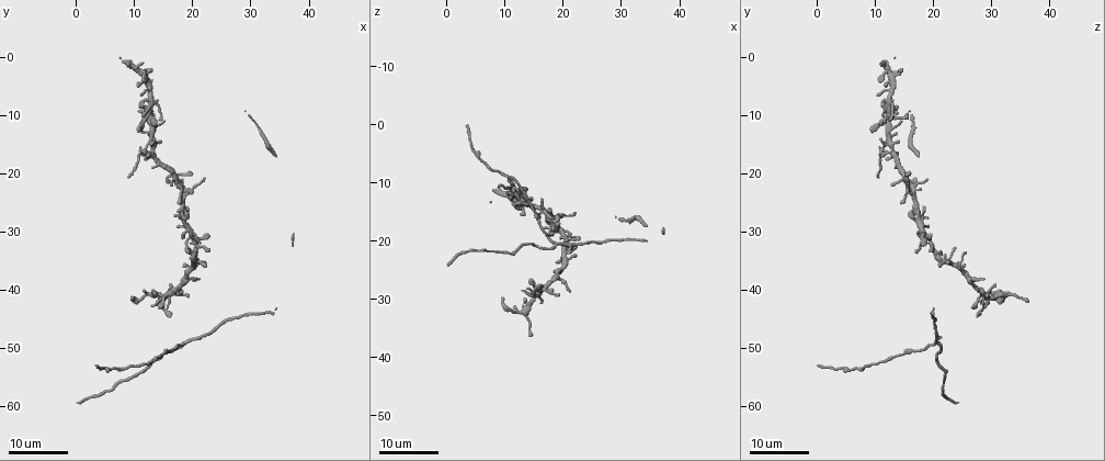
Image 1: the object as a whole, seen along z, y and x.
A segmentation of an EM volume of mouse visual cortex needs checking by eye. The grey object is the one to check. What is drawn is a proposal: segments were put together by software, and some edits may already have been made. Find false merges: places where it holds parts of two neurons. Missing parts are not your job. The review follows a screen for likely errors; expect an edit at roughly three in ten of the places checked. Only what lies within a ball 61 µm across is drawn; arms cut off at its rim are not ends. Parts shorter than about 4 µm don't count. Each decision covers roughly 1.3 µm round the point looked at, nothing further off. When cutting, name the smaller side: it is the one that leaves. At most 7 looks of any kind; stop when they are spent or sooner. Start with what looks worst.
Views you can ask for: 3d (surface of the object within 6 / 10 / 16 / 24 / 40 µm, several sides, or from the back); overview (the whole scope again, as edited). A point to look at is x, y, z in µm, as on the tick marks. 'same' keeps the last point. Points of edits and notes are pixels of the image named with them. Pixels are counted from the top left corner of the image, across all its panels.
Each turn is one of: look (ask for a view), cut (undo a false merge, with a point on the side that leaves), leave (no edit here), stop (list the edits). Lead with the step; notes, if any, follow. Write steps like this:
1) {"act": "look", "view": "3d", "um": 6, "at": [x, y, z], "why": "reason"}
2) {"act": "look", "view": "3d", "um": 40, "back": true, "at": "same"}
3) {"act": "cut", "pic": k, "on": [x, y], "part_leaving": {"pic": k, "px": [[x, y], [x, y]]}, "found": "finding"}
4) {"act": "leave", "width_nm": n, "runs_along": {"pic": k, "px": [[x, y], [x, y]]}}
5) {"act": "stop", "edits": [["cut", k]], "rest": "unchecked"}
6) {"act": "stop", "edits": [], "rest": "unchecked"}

{"act": "look", "view": "3d", "um": 24, "at": [19.0, 22.5, 16.0], "why": "looks like a crossing"}

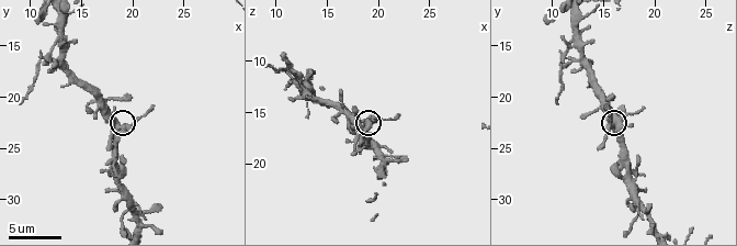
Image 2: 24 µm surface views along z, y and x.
{"act": "look", "view": "3d", "um": 6, "at": [18.4, 23.0, 16.2]}

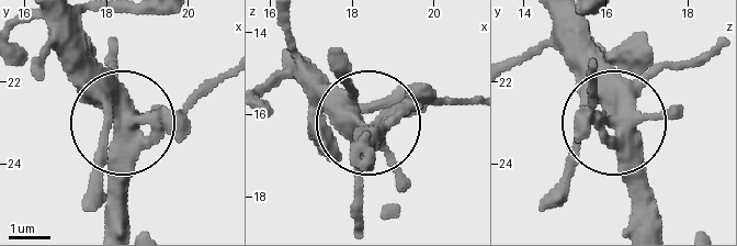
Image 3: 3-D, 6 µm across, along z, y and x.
{"act": "leave", "side_arm_um": 24, "runs_along": {"pic": 3, "px": [[370, 170], [380, 121], [421, 103], [461, 103]]}, "found": "continuous, no second neuron"}

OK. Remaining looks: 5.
{"act": "look", "view": "3d", "um": 10, "at": [12.2, 16.2, 12.6]}

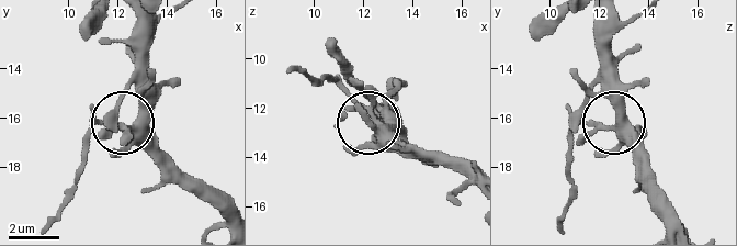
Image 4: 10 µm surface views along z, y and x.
{"act": "leave", "runs_along": {"pic": 4, "px": [[678, 225], [615, 130], [584, 124], [567, 134]]}, "found": "all the same neuron"}

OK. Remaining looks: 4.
{"act": "look", "view": "3d", "um": 16, "at": [15.5, 43.5, 28.5], "why": "two arms in line, one across"}

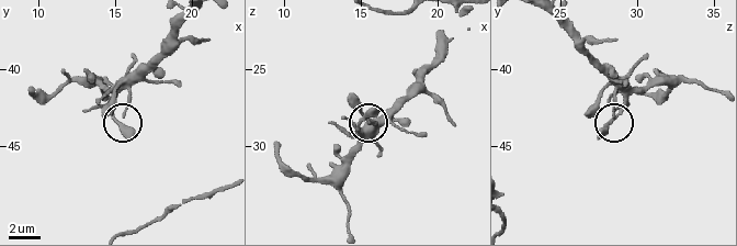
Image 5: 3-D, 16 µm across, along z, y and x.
{"act": "look", "view": "3d", "um": 10, "at": [15.2, 43.4, 28.0], "why": "closer look"}

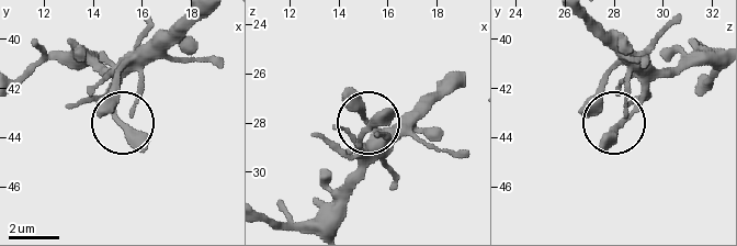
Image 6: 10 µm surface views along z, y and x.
{"act": "look", "view": "3d", "um": 10, "back": true, "at": [15.3, 43.5, 28.1], "why": "other side"}

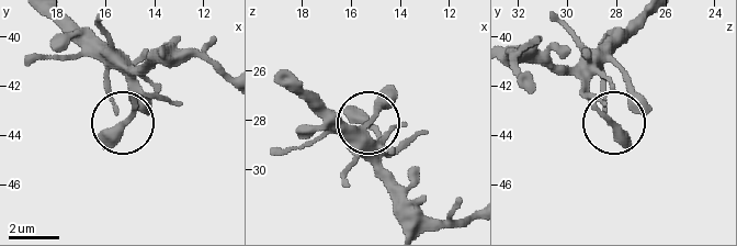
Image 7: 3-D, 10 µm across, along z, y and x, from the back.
{"act": "leave", "runs_along": {"pic": 7, "px": [[66, 19], [106, 63], [109, 94], [121, 120]]}, "found": "continuous, no second neuron"}

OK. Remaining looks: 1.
{"act": "stop", "edits": [], "rest": "unchecked"}

